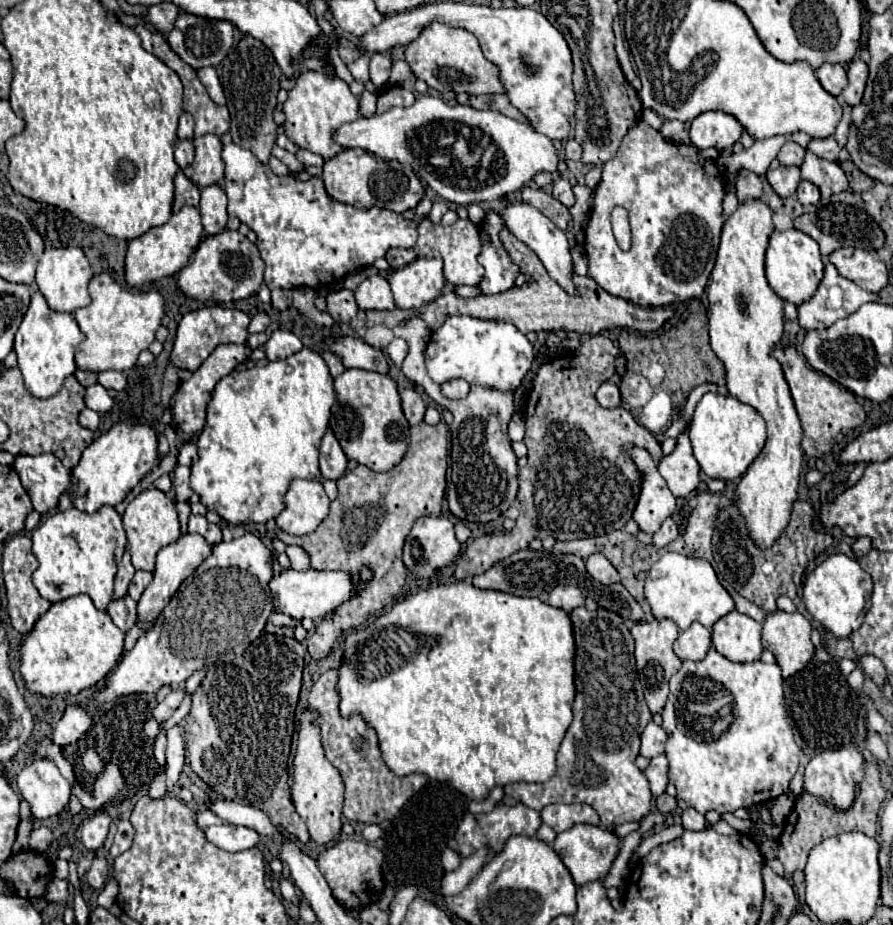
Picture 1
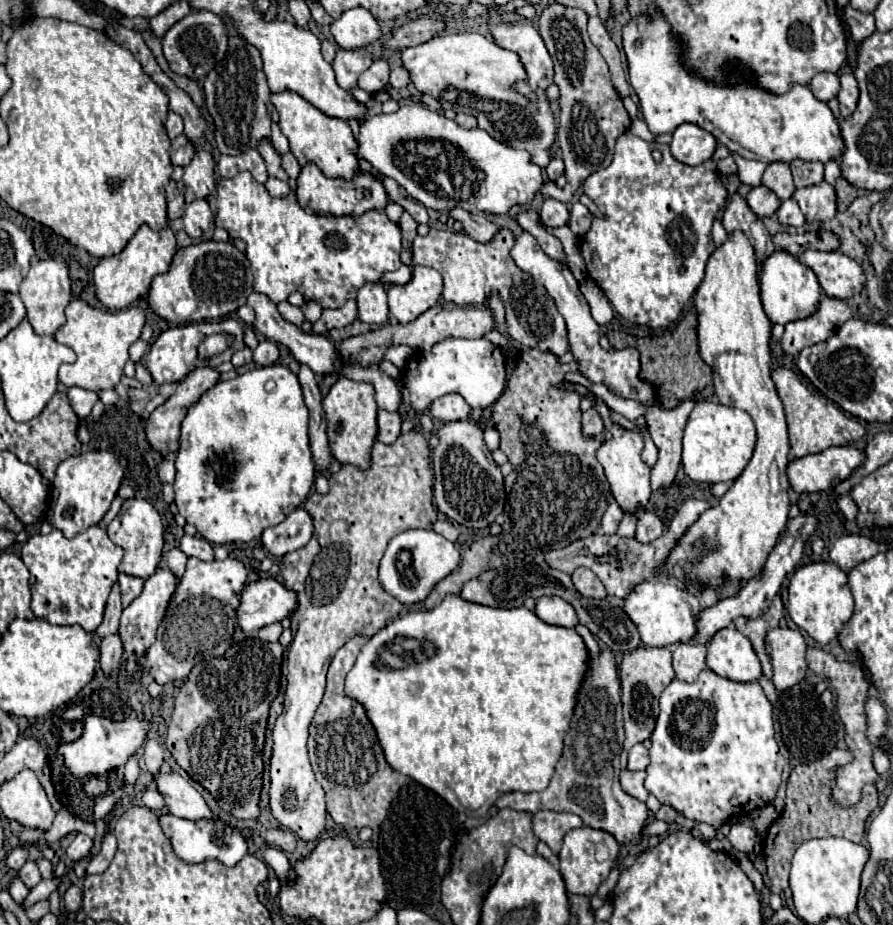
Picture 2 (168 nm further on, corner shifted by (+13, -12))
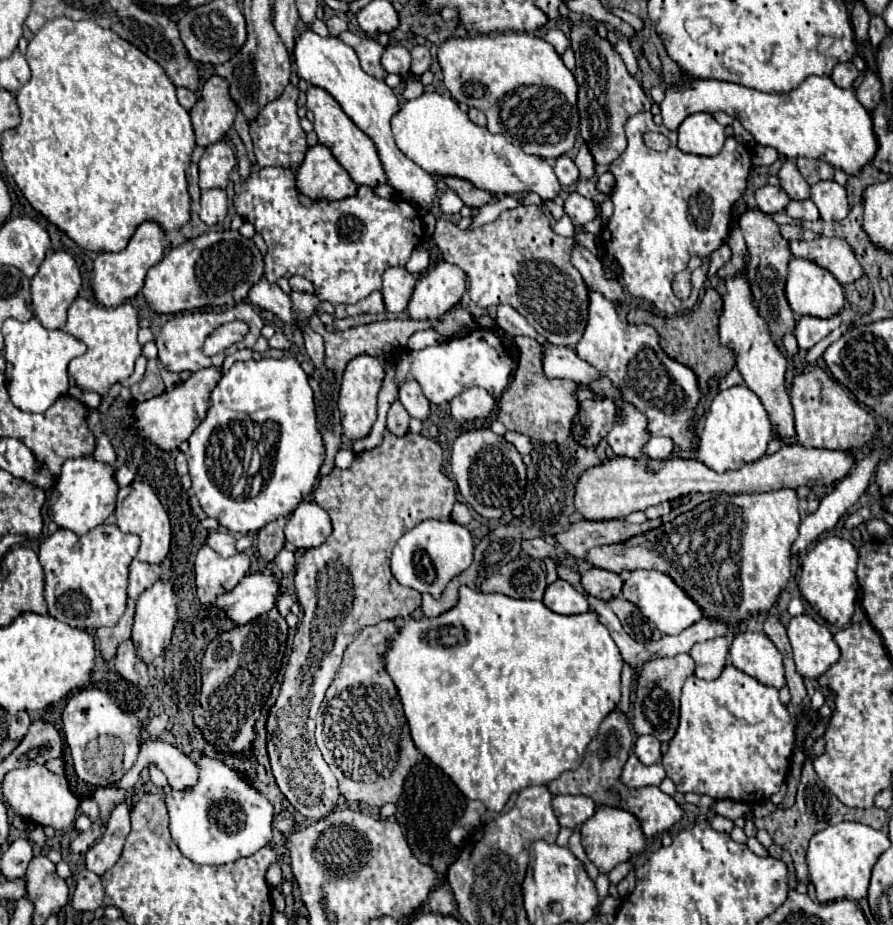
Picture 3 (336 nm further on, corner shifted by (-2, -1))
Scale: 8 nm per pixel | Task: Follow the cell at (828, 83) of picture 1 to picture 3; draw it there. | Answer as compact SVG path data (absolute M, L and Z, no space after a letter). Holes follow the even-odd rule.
M839 63L839 65L833 69L831 79L833 79L833 83L835 83L837 87L841 87L841 89L853 89L853 83L855 83L857 75L859 75L859 71L857 71L857 67L855 67L853 63Z

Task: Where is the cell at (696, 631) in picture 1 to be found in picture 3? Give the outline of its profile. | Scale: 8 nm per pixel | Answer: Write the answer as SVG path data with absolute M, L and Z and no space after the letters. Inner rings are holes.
M717 637L705 643L695 643L689 653L697 665L695 675L707 681L717 679L725 665L727 651L729 651L729 637Z

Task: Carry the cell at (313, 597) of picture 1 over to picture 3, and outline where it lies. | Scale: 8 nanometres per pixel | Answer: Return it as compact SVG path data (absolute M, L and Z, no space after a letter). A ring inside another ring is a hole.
M253 573L243 579L233 591L221 595L217 605L225 611L227 619L233 619L239 625L249 623L251 619L269 613L279 595L283 593L283 585L279 575L275 573Z

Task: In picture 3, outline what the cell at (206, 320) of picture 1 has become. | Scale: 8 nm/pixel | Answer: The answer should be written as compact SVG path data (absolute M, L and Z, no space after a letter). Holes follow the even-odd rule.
M239 303L237 307L225 311L225 313L193 313L193 315L181 315L181 317L175 317L171 321L167 321L167 325L161 329L161 333L157 335L155 339L155 345L159 349L159 361L165 365L167 371L173 371L173 373L181 373L181 371L199 371L203 367L221 367L223 359L227 355L219 353L215 357L207 357L203 355L203 341L205 337L215 329L215 325L221 325L221 323L227 323L227 321L235 321L235 319L243 319L249 323L251 327L251 333L239 343L239 345L233 345L233 351L237 349L251 349L255 345L255 341L259 339L261 335L261 329L263 329L263 319L259 317L259 313L249 305L249 303Z

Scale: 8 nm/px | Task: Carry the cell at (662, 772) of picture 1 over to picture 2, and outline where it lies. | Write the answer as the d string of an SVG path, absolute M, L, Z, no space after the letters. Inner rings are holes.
M622 770L620 772L620 786L626 794L638 798L638 800L646 800L648 798L648 790L644 788L644 778L646 772L632 772L632 770Z

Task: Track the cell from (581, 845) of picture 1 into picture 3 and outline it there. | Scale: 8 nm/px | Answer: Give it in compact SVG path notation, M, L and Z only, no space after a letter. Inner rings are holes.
M601 807L591 819L587 819L587 823L581 825L581 845L587 857L597 865L599 873L609 875L615 865L627 861L633 853L643 851L645 837L639 827L639 821L631 813L611 807Z

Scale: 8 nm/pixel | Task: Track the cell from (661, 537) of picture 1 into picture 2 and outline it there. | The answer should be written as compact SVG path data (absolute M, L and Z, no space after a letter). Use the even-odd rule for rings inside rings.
M646 510L638 516L638 522L636 522L636 540L638 542L652 542L656 540L658 536L662 534L662 519L652 510Z

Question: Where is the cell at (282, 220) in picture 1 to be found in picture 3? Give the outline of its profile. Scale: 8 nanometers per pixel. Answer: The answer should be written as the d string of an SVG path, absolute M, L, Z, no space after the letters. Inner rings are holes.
M263 167L247 179L237 181L233 205L237 215L251 221L255 231L265 239L265 279L277 283L281 277L289 279L293 275L303 275L315 285L315 295L331 305L357 303L371 291L381 289L383 271L389 267L403 267L423 237L423 219L411 203L403 199L383 199L375 195L371 187L359 187L355 197L341 201L321 199L311 207L301 205L295 191L295 177L285 167Z

